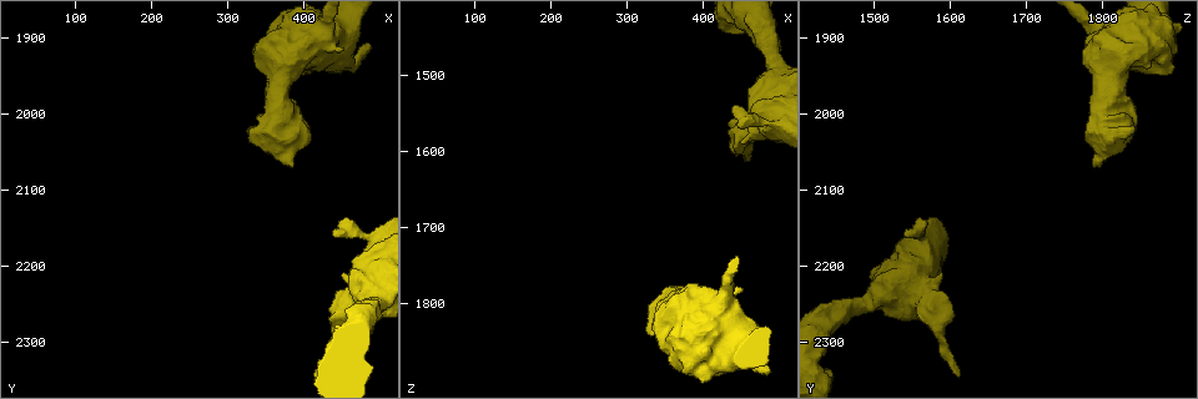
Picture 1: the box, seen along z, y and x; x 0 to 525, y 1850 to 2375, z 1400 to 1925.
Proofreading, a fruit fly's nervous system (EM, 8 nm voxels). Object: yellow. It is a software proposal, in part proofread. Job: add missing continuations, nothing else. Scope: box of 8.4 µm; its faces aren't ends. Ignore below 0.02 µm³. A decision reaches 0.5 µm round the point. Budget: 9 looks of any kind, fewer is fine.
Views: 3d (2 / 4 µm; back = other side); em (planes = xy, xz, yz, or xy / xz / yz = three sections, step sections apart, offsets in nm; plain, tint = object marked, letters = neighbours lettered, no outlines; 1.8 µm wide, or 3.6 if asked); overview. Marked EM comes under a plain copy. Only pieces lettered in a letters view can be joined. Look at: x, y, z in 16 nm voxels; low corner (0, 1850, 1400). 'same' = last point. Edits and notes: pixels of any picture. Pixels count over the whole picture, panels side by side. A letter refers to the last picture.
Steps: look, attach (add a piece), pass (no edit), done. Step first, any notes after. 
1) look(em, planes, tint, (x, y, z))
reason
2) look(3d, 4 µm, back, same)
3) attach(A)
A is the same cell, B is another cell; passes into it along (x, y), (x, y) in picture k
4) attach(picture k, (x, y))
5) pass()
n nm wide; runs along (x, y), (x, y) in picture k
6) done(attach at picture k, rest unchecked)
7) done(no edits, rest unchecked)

look(3d, 2 µm, (445, 2160, 1540))
an open end

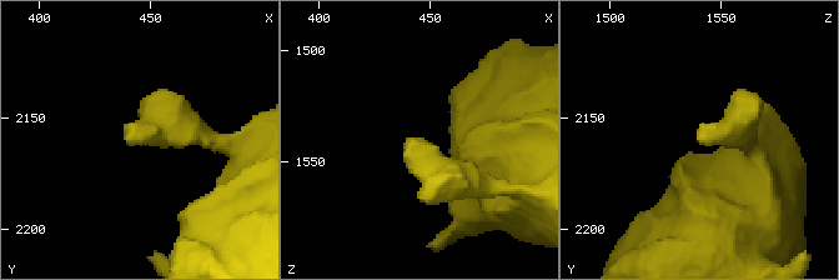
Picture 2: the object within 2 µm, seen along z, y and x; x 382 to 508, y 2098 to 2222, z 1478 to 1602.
look(em, planes, tint, (442, 2160, 1539))
now the EM

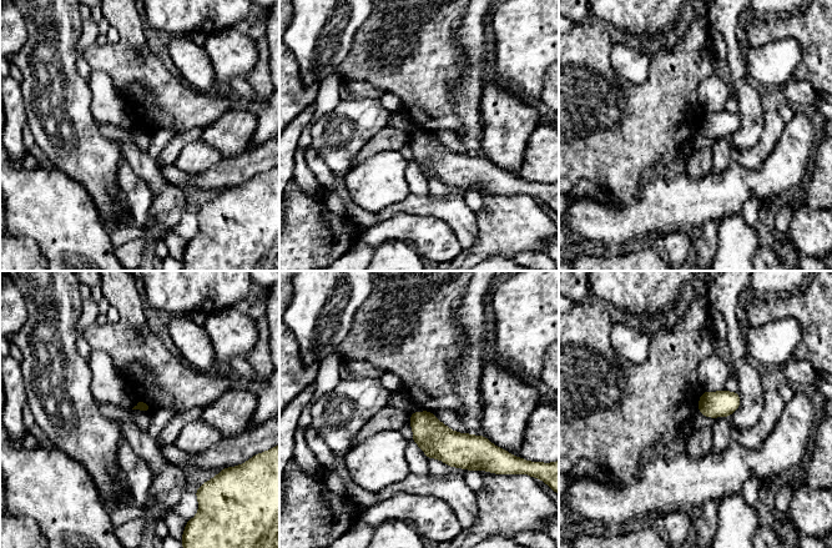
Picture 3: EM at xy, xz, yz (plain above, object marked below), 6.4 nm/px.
look(em, planes, letters, same)
what lies round it

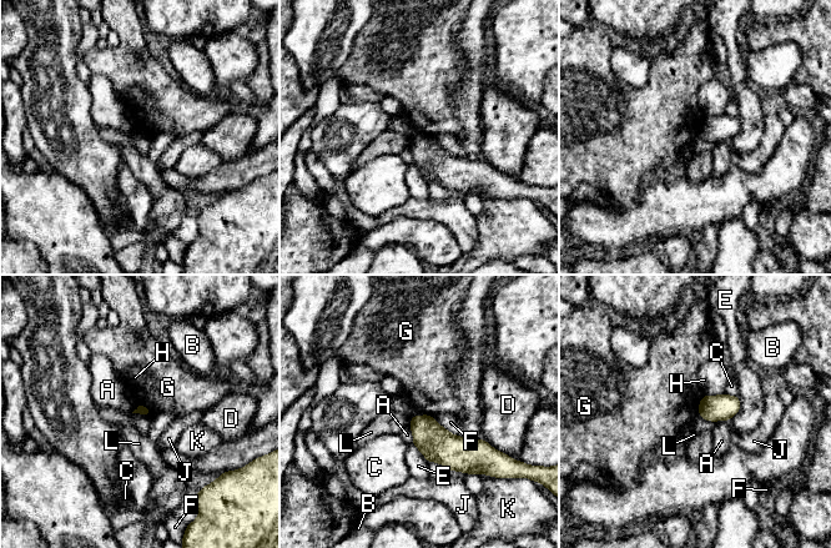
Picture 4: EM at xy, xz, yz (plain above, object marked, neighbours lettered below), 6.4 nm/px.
pass()
A, B, C, D, E, F, G, H, J, K and L are other cells; border along (137, 402), (150, 411), (150, 416) in picture 4; no lettered piece goes on from it

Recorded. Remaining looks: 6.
look(em, xz, step 16, tint, (455, 2340, 1610))
long arm stops here

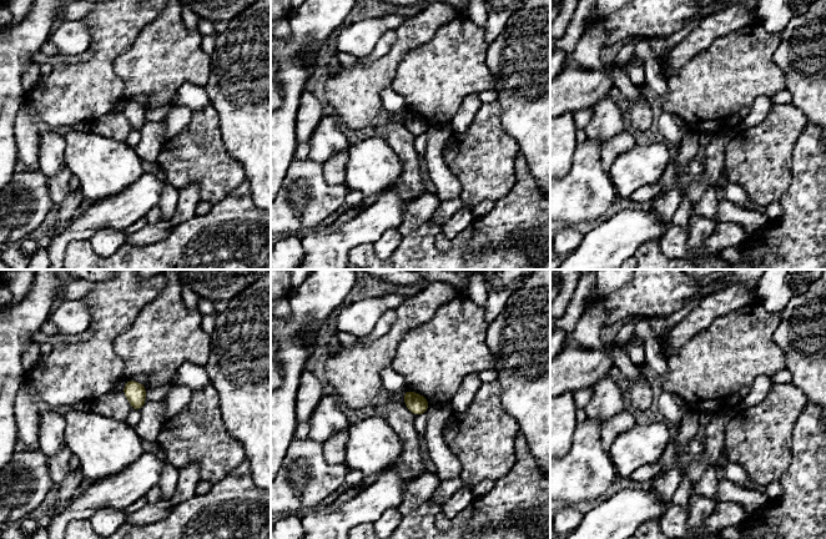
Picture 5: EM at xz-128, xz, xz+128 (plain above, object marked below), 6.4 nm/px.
look(em, xz, step 16, letters, same)
see the neighbours

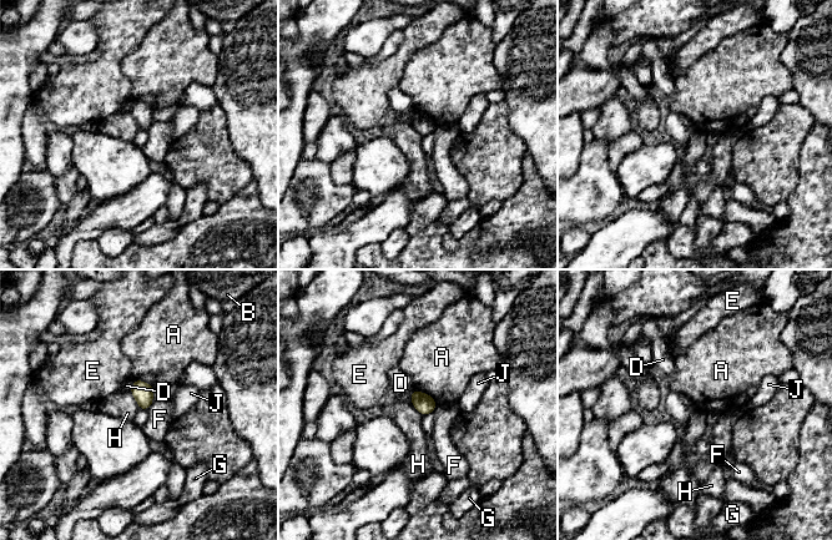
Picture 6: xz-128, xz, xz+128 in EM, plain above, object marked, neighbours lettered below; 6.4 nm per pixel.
pass()
120 nm wide; A, B, D, E, F, G, H and J are other cells; border along (409, 397), (413, 407), (422, 415) in picture 6; no lettered piece goes on from it

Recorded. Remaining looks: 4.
look(em, planes, letters, (490, 1910, 1890))
free end

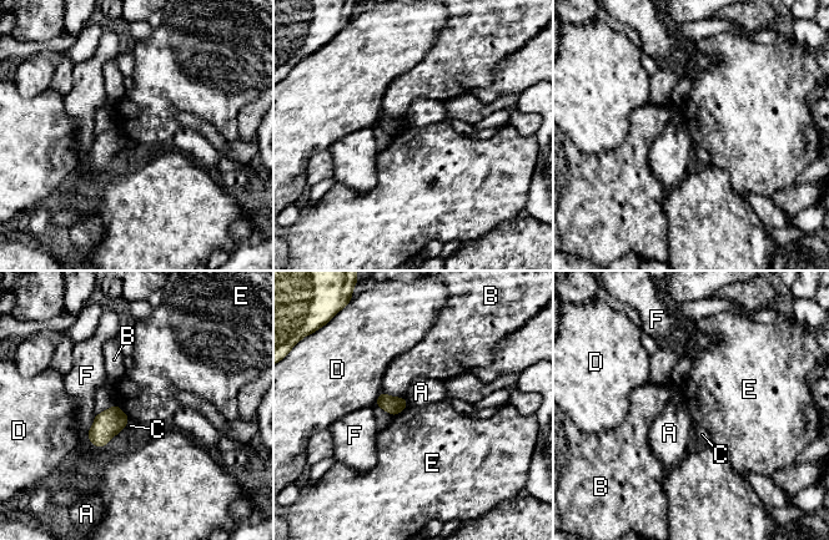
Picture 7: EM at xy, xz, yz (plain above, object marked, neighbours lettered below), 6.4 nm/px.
pass()
A, B, C, D, E and F are other cells; border along (115, 403), (130, 419) in picture 7; no lettered piece goes on from it

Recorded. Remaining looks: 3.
look(3d, 4 µm, (385, 2070, 1790))
an open end

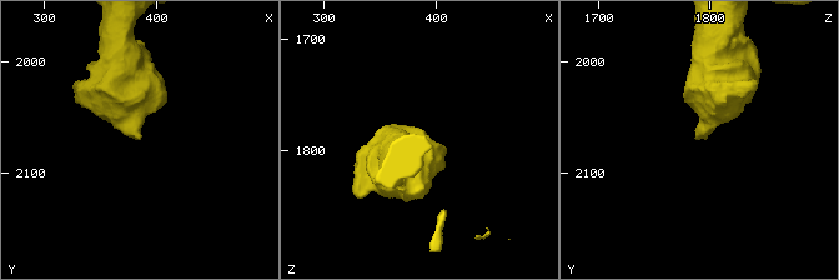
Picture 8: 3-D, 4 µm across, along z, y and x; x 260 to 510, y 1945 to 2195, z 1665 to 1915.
look(em, 3.6 µm, planes, letters, (384, 2070, 1788))

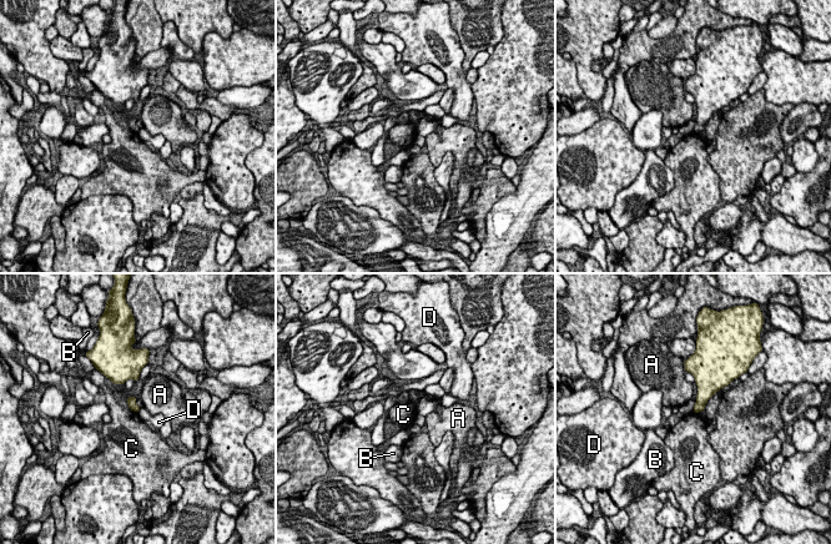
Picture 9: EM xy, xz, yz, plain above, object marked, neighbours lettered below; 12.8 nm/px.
pass()
C touches over 150 nm; A, B, C and D are other cells; border along (127, 407), (136, 413) in picture 9; no lettered piece goes on from it

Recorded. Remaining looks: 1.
done(no edits, rest unchecked)

